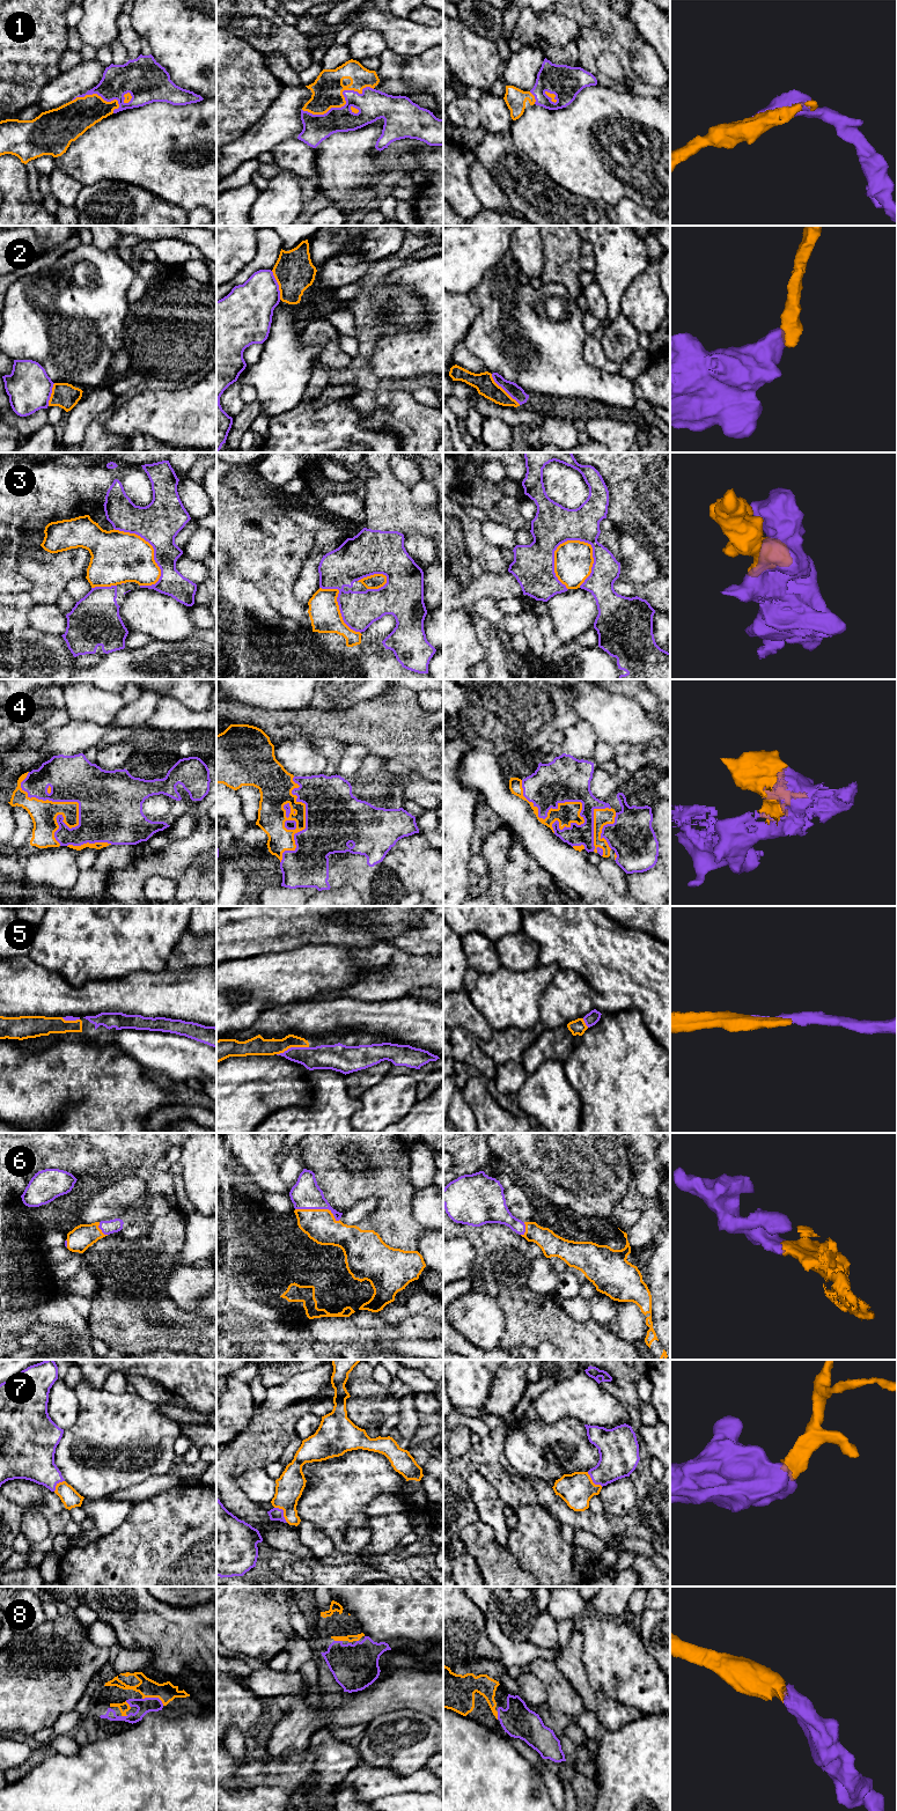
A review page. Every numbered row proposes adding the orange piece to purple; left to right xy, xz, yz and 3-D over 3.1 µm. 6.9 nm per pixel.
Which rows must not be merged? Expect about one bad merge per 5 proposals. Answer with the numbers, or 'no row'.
2, 3

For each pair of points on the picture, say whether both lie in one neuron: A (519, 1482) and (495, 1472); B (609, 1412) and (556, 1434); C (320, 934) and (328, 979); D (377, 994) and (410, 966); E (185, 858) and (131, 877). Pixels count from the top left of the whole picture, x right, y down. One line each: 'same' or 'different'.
A: same
B: different
C: different
D: same
E: same

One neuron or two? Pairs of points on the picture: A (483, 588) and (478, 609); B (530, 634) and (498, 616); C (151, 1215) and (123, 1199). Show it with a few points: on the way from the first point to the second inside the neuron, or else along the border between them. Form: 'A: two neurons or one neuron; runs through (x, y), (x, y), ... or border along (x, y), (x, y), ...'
A: two neurons; border along (495, 600), (482, 597), (467, 609)
B: one neuron; runs through (522, 626), (520, 624), (506, 623)
C: two neurons; border along (146, 1183), (146, 1206), (135, 1213)

